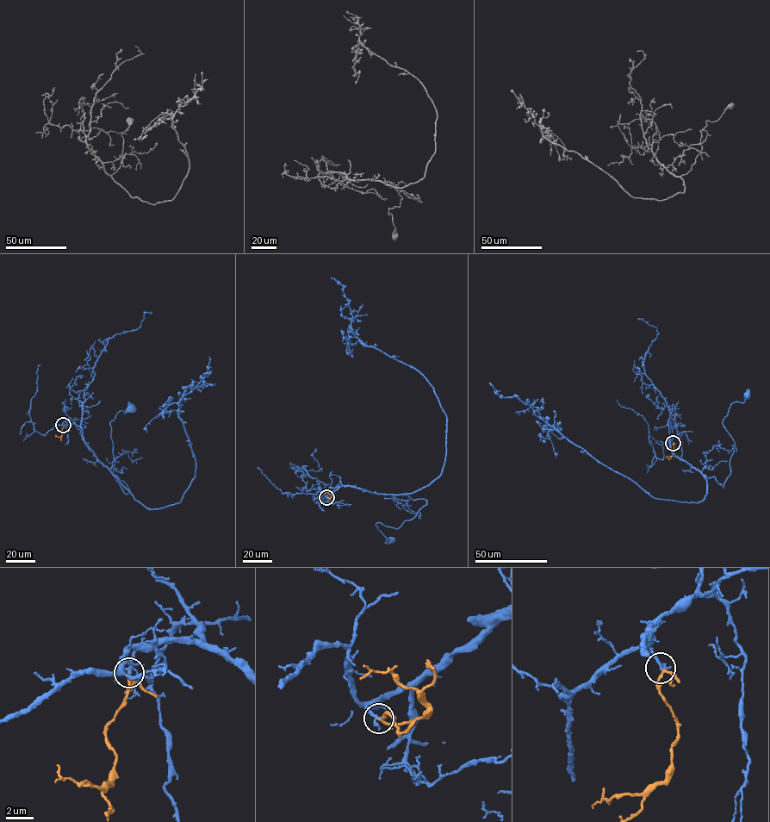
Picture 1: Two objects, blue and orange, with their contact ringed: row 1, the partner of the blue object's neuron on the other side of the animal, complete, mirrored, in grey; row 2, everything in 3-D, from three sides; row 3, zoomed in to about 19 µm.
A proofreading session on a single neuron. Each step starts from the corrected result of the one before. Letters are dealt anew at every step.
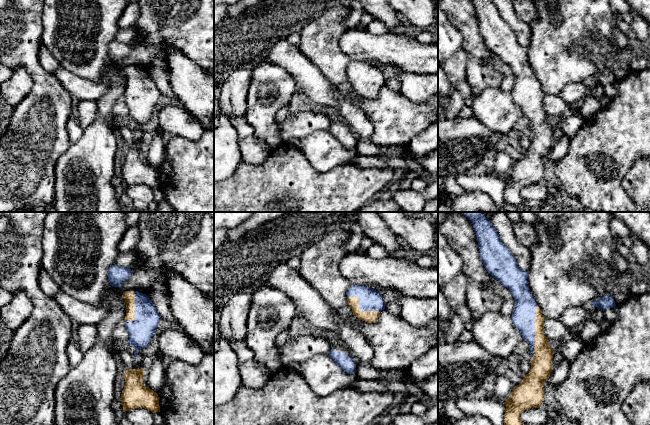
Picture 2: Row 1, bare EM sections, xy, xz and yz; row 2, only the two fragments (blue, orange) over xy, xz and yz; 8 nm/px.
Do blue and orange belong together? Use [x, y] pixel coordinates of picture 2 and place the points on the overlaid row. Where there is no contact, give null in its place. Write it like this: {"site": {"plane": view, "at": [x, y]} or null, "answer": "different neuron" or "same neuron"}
{"site": {"plane": "yz", "at": [534, 331]}, "answer": "same neuron"}

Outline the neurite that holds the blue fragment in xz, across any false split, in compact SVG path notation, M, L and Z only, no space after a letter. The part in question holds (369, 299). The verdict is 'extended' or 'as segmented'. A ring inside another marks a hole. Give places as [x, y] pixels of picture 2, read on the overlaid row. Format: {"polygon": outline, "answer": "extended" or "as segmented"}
{"polygon": "M352 285L347 291L347 300L353 314L367 323L375 323L386 305L380 291L368 286Z", "answer": "extended"}

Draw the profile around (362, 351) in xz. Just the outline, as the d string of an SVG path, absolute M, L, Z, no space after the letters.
M341 325L337 335L350 349L357 362L357 378L376 380L380 376L381 370L371 364L374 350L365 337L348 325Z

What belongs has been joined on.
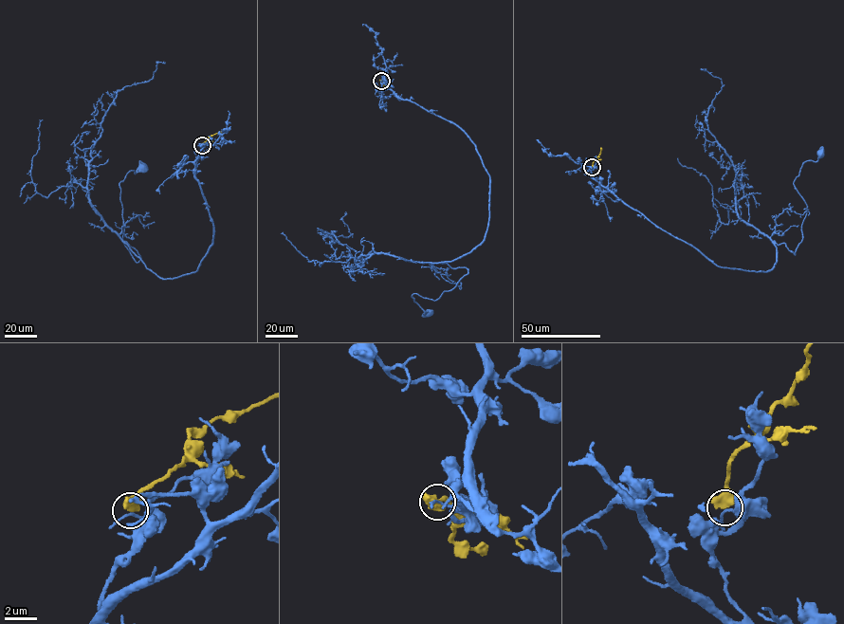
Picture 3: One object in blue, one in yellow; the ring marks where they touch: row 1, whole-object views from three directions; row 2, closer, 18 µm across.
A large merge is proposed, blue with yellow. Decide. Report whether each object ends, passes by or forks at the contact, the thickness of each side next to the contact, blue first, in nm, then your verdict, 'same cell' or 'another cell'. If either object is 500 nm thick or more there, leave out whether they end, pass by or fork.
110 nm thick on the blue side, 700 nm on the other; another cell

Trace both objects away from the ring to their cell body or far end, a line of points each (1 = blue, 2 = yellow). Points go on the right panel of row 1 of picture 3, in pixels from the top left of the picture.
1: (592, 168), (719, 266), (764, 272), (774, 241), (795, 254), (801, 242), (807, 205), (794, 181), (821, 153)
2: (592, 167), (601, 148)

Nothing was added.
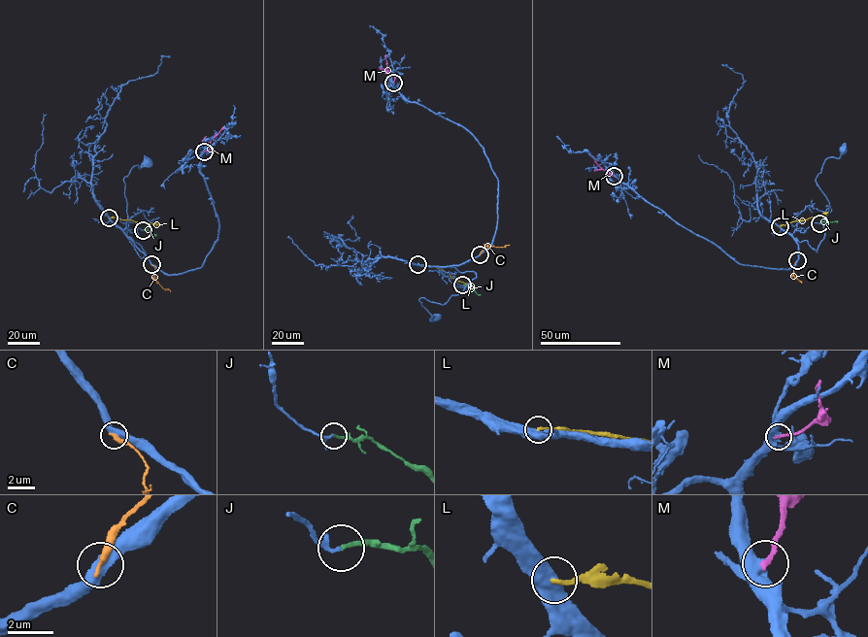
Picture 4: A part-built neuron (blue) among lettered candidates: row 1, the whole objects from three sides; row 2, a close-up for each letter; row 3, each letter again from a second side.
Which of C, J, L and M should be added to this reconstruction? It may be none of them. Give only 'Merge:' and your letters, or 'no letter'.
Merge: J

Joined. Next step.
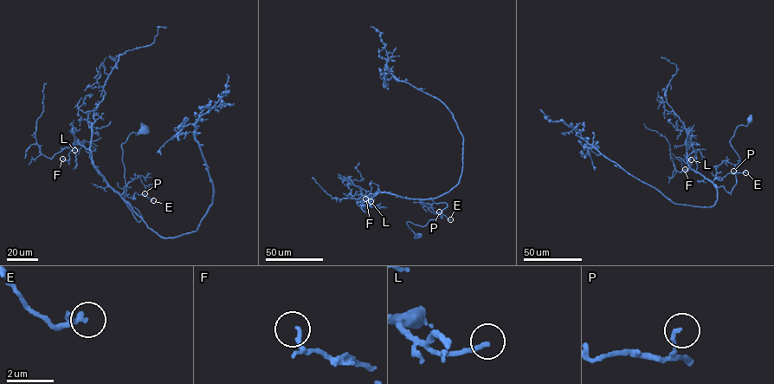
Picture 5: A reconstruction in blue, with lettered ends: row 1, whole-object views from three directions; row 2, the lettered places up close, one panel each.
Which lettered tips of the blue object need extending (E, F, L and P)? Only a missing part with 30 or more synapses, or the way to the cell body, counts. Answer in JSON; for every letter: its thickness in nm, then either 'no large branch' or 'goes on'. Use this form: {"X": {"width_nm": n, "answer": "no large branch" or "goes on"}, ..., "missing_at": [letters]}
{"E": {"width_nm": 140, "answer": "no large branch"}, "F": {"width_nm": 160, "answer": "no large branch"}, "L": {"width_nm": 180, "answer": "no large branch"}, "P": {"width_nm": 140, "answer": "no large branch"}, "missing_at": []}

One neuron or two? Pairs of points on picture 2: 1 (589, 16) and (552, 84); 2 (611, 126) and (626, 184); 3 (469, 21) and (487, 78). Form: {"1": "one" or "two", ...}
{"1": "one", "2": "two", "3": "one"}

